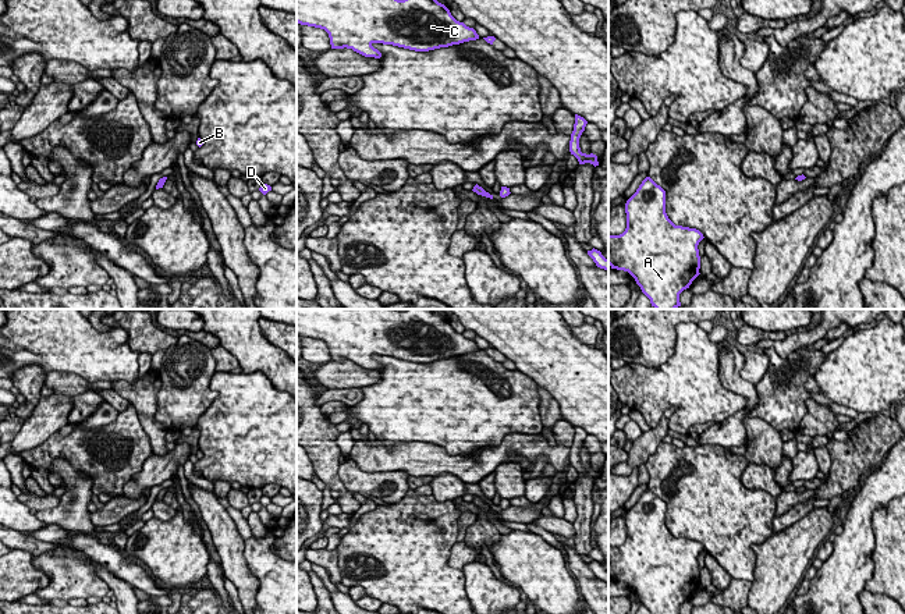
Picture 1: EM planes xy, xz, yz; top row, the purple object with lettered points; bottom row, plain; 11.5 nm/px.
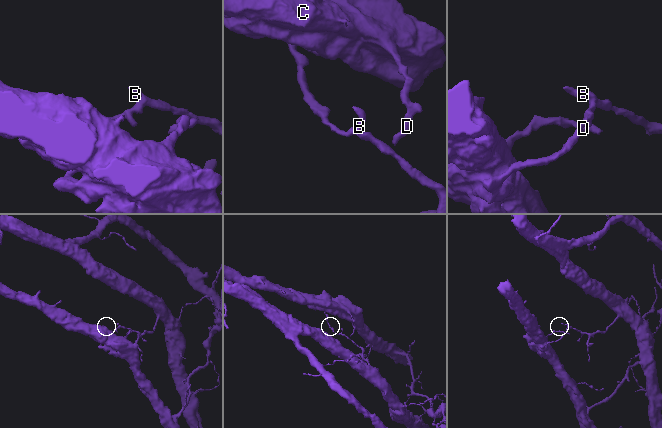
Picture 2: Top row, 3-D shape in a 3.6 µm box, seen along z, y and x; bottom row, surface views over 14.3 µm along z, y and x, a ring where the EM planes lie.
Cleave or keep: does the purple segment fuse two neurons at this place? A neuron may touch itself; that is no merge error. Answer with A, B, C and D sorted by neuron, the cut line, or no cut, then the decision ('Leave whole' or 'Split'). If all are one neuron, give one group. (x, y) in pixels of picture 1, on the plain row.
Groups: A C D / B. Split along xz (481, 499), (478, 506). Split

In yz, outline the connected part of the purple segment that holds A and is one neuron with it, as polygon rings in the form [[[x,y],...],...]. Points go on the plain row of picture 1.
[[[646,489],[636,504],[625,515],[627,540],[620,547],[608,546],[608,576],[611,581],[628,583],[650,614],[679,614],[679,606],[689,600],[700,586],[698,557],[705,550],[696,540],[675,537],[666,525],[666,503]]]

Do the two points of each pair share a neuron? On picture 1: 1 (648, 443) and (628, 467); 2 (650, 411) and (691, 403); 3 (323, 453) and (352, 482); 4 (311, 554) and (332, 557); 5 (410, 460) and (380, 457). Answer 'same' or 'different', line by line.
1: same
2: same
3: different
4: same
5: same

